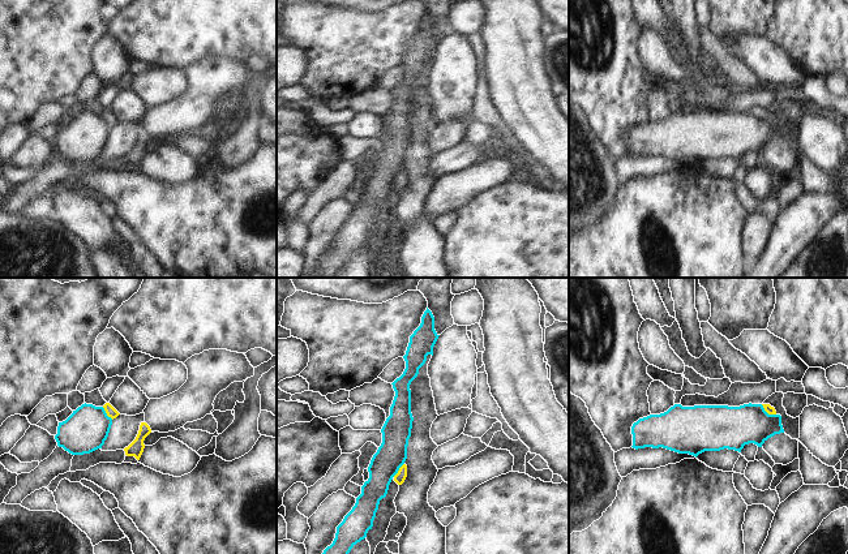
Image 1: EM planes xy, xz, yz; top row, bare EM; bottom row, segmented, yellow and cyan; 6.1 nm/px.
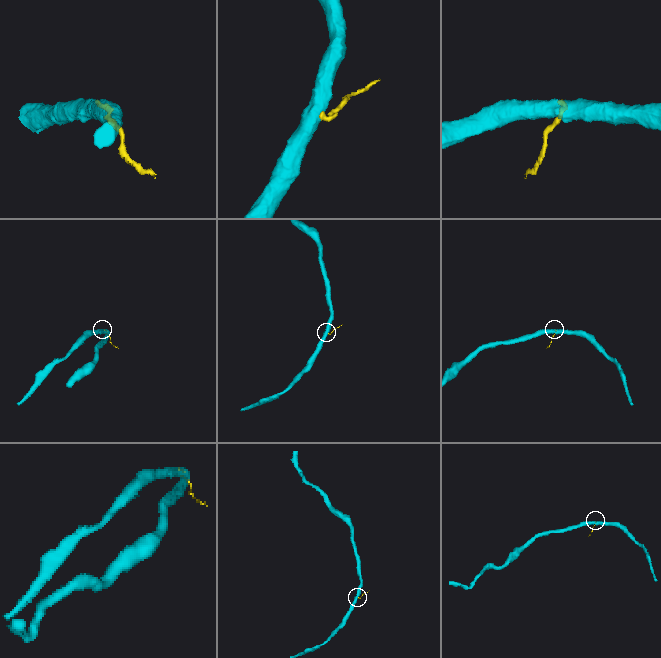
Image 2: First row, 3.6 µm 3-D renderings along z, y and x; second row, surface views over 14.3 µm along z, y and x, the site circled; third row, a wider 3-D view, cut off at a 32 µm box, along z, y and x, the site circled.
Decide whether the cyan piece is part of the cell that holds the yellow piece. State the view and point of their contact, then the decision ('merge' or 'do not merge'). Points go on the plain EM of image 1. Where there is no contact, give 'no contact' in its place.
xy (106, 120) | do not merge

